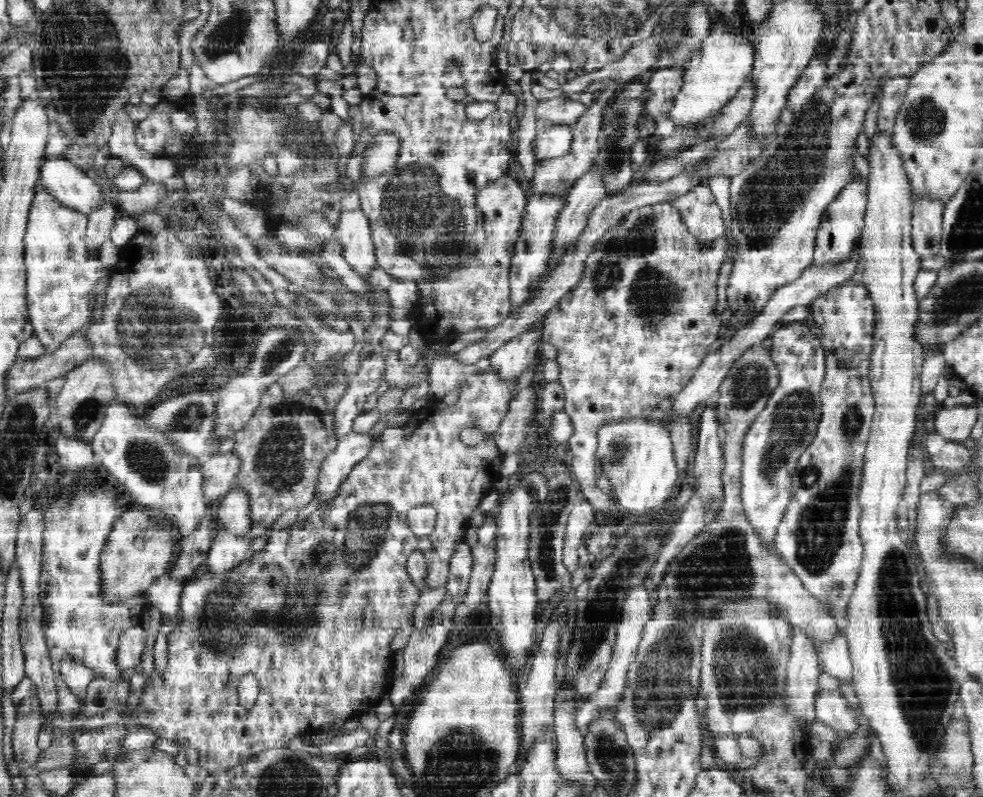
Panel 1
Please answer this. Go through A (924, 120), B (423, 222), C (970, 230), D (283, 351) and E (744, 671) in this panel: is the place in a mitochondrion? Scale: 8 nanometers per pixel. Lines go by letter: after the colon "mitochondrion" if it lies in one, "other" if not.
A: mitochondrion
B: mitochondrion
C: mitochondrion
D: mitochondrion
E: mitochondrion

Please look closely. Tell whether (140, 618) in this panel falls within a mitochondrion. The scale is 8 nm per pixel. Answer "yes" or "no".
no

